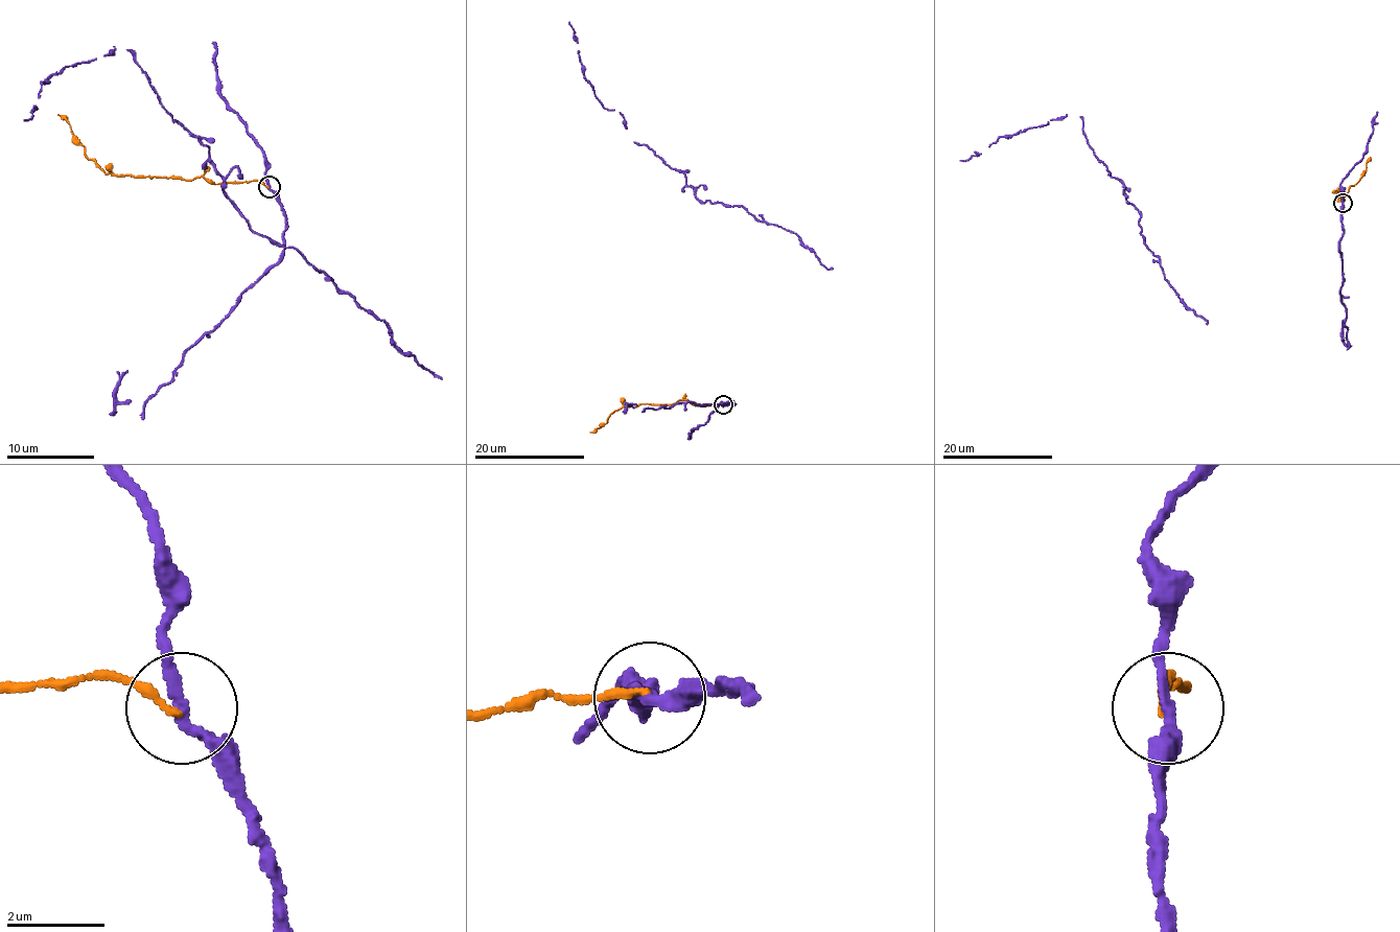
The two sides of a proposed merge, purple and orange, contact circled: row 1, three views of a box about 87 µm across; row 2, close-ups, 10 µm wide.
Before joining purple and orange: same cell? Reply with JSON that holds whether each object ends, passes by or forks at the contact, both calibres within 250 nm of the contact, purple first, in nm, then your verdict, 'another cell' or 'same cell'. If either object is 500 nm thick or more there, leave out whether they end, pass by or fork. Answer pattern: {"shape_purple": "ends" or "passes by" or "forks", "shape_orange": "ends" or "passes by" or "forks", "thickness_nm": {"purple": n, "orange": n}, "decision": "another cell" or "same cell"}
{"shape_purple": "passes by", "shape_orange": "ends", "thickness_nm": {"purple": 220, "orange": 160}, "decision": "another cell"}

